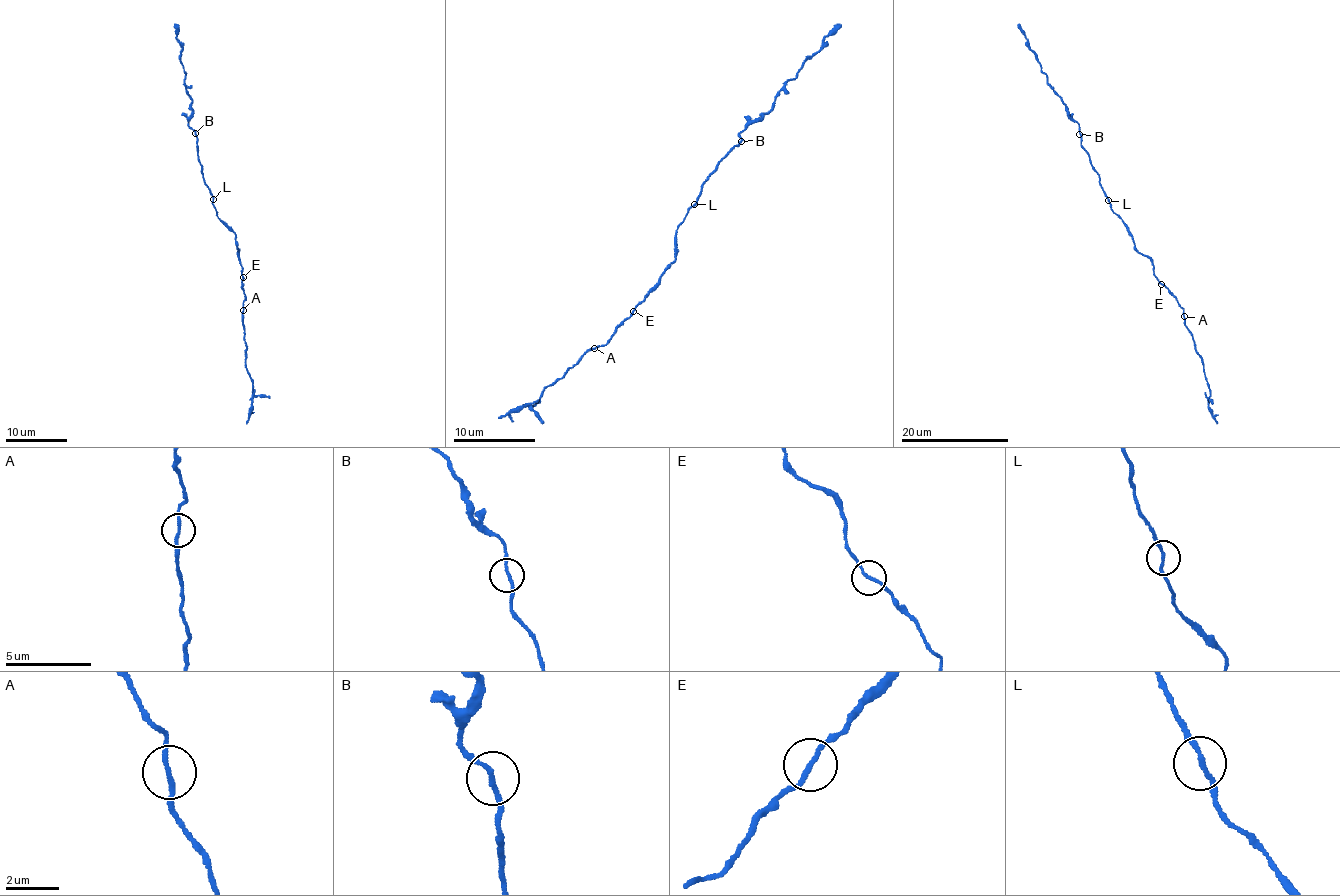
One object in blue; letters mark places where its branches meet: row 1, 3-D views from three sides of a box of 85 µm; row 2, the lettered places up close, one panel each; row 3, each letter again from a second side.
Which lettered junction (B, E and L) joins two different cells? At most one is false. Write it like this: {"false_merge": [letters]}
{"false_merge": ["E"]}

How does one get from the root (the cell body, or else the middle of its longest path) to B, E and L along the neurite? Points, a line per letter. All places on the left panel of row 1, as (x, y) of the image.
B: (221, 220), (213, 206), (210, 188), (202, 177), (195, 133)
E: (221, 220), (235, 234), (242, 277)
L: (221, 220), (215, 212), (213, 199)

